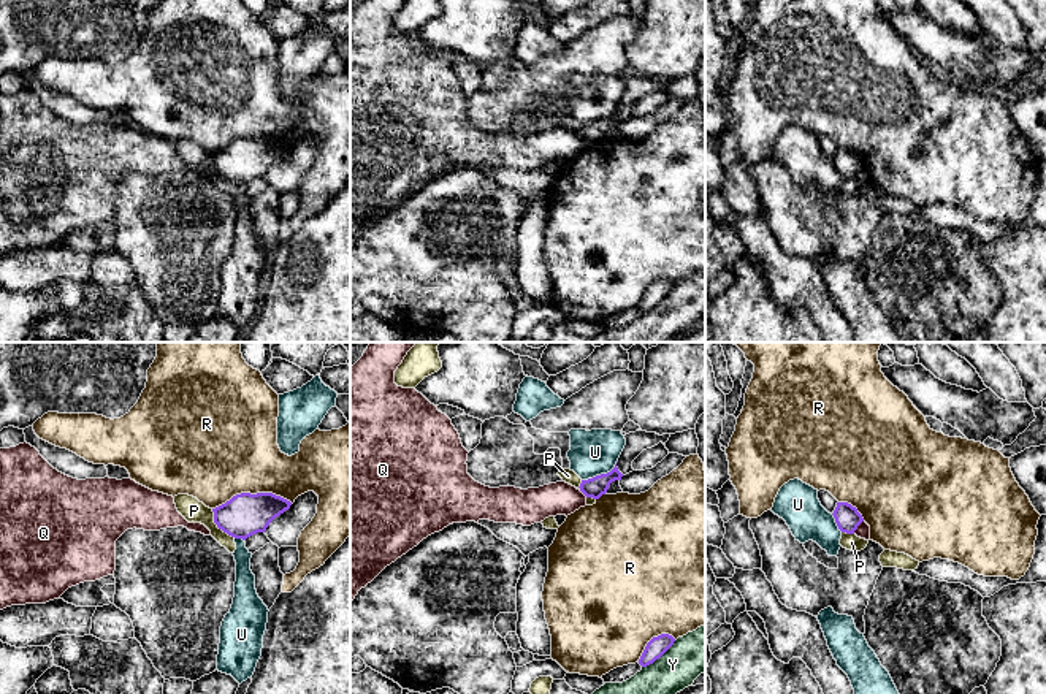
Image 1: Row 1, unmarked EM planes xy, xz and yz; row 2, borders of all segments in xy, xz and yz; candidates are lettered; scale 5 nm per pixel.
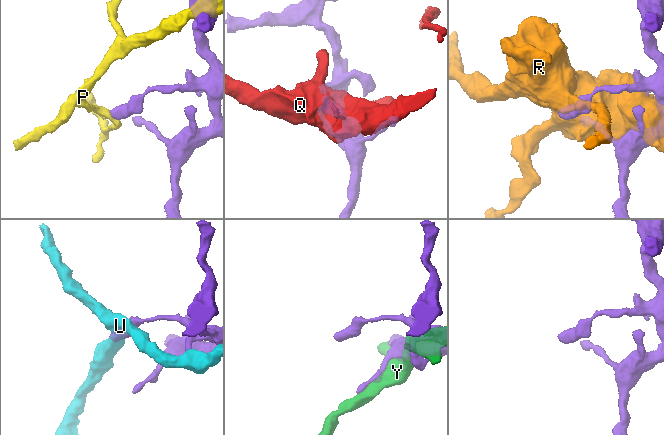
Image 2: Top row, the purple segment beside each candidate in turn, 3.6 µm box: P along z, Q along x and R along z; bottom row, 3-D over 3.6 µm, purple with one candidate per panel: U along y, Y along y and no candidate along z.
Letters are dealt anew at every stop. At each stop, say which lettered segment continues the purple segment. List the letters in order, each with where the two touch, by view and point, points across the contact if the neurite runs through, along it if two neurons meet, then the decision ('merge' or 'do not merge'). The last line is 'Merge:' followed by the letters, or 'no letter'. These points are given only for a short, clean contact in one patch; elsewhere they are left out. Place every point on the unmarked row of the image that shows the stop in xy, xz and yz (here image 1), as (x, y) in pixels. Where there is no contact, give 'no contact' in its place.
P: contact xy (217, 171); do not merge
Q: contact yz (858, 170); border yz (862, 165), (853, 178); do not merge
R: contact xy (252, 140); do not merge
U: contact xz (601, 119); do not merge
Y: contact xz (658, 303); do not merge
Merge: no letter

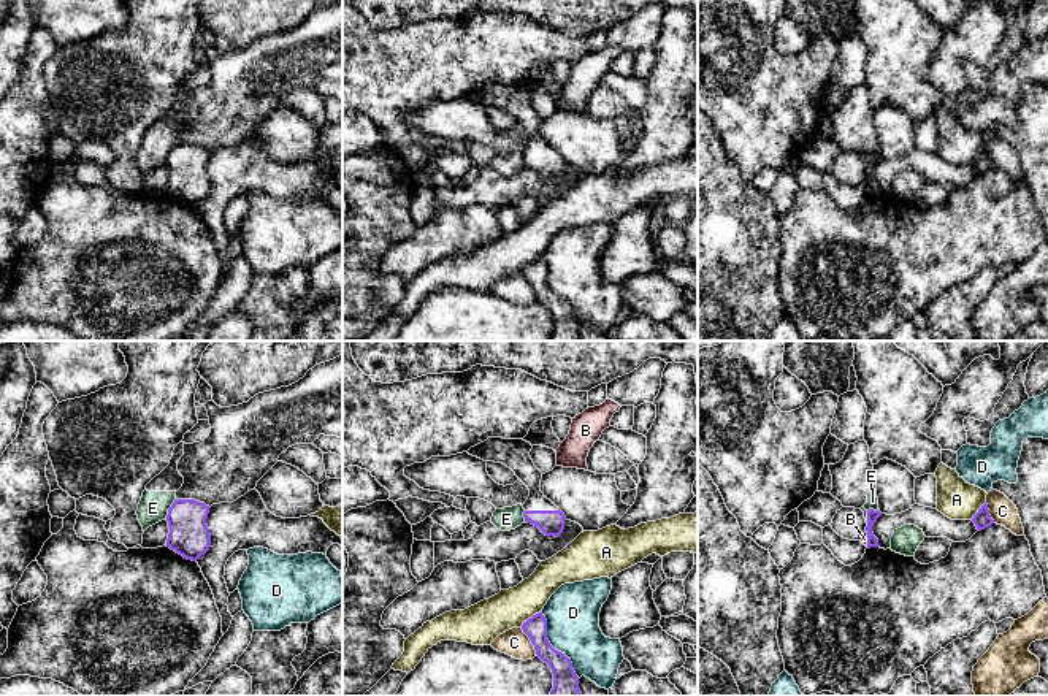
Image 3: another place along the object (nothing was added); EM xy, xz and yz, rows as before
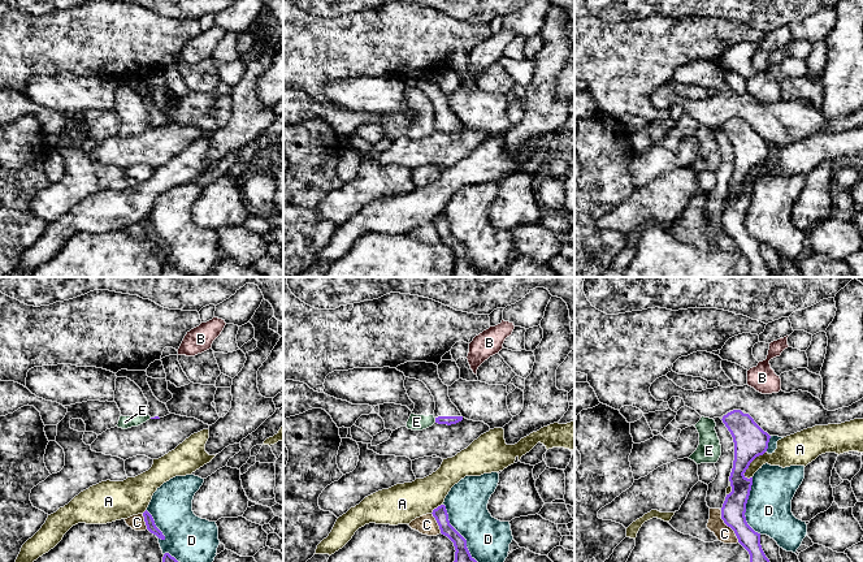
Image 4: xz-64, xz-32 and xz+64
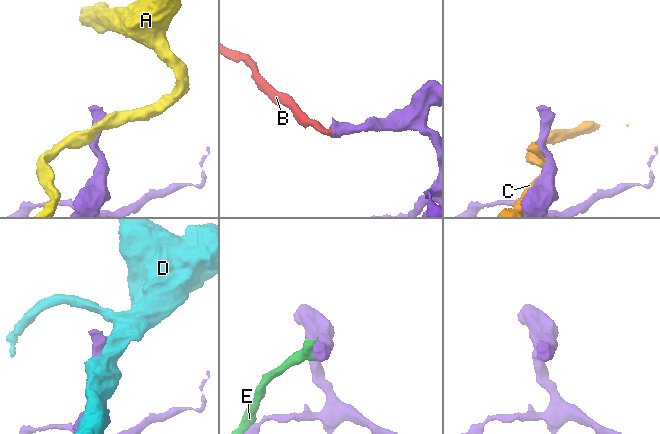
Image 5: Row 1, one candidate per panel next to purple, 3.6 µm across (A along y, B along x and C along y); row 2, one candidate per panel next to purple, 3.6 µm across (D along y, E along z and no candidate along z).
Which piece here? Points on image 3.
A: contact xz (531, 262); do not merge
B: contact yz (868, 183); merge
C: contact xz (531, 287); do not merge
D: contact xz (550, 290); do not merge
E: contact xy (170, 152); do not merge
Merge: B

